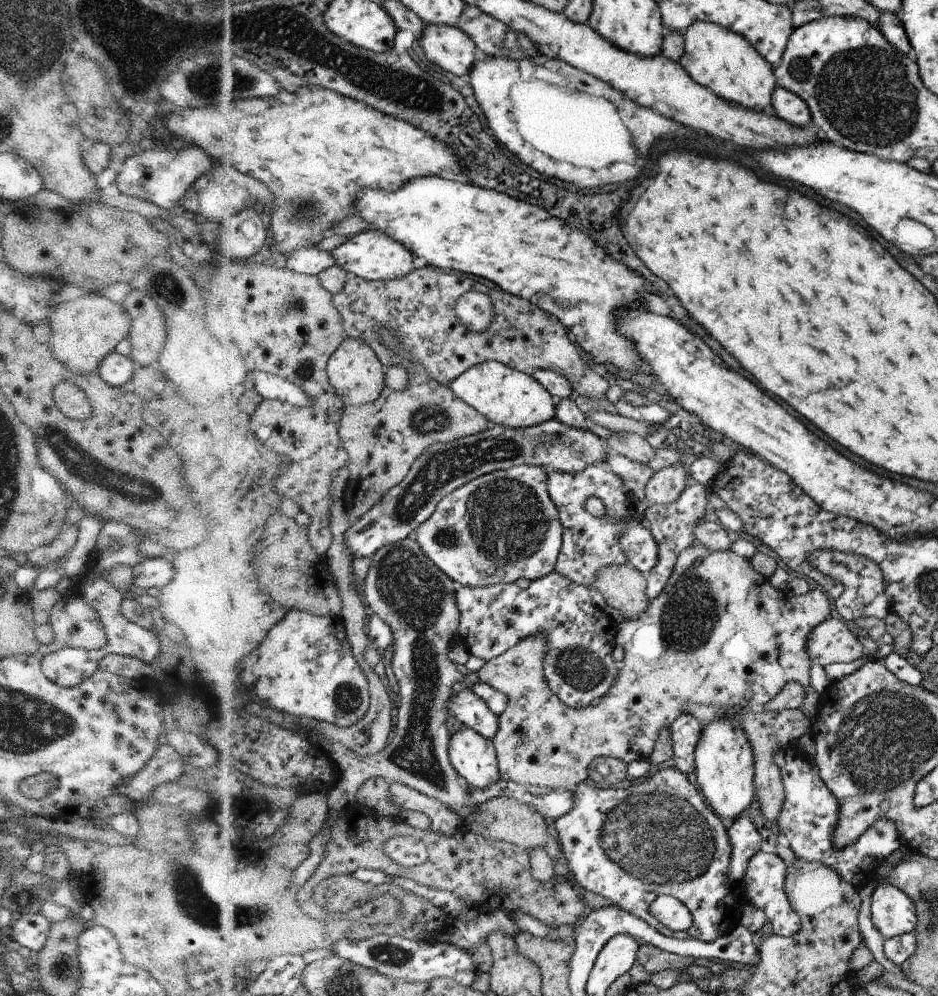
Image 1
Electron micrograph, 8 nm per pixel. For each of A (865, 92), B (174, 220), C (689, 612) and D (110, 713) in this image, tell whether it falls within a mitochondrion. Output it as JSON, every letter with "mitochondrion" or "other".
{"A":"mitochondrion","B":"other","C":"mitochondrion","D":"other"}

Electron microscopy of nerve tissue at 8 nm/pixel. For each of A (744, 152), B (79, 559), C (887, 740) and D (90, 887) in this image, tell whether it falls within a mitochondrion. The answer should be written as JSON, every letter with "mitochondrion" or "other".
{"A":"other","B":"other","C":"mitochondrion","D":"other"}

